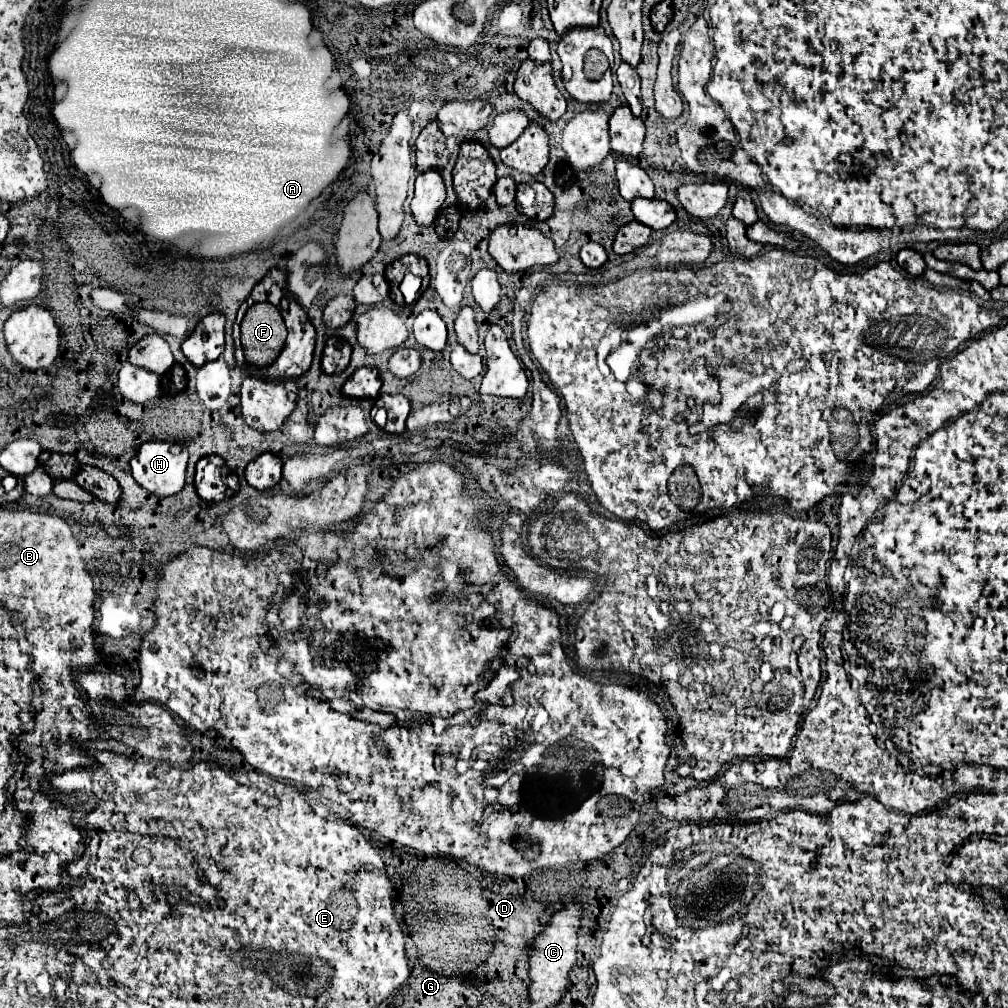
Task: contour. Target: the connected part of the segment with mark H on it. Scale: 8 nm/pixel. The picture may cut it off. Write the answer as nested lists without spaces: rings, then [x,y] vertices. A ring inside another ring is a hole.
[[[146,442],[130,460],[134,480],[158,498],[174,496],[184,488],[188,450],[174,442]]]

